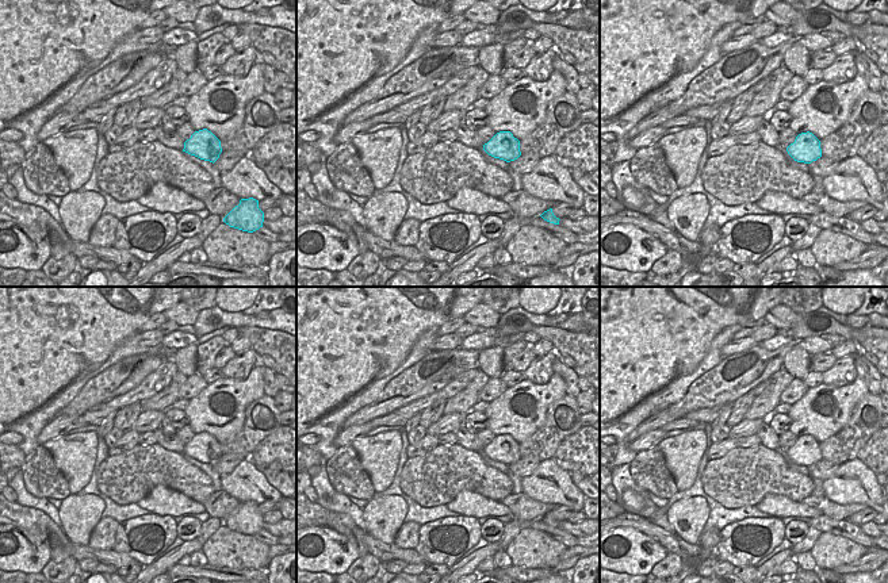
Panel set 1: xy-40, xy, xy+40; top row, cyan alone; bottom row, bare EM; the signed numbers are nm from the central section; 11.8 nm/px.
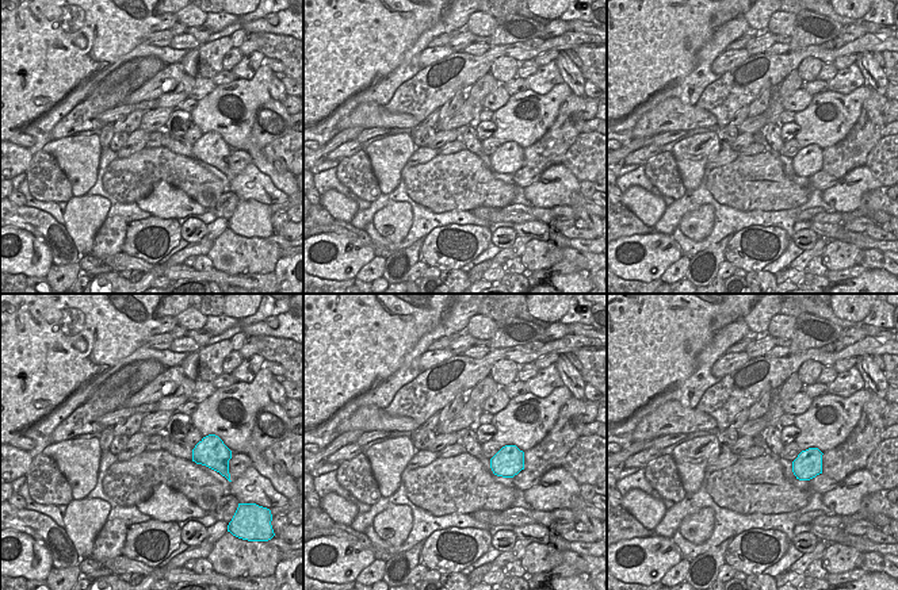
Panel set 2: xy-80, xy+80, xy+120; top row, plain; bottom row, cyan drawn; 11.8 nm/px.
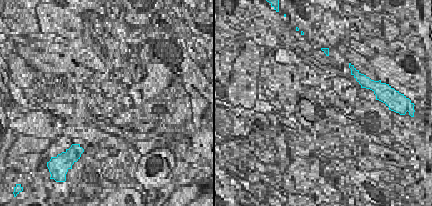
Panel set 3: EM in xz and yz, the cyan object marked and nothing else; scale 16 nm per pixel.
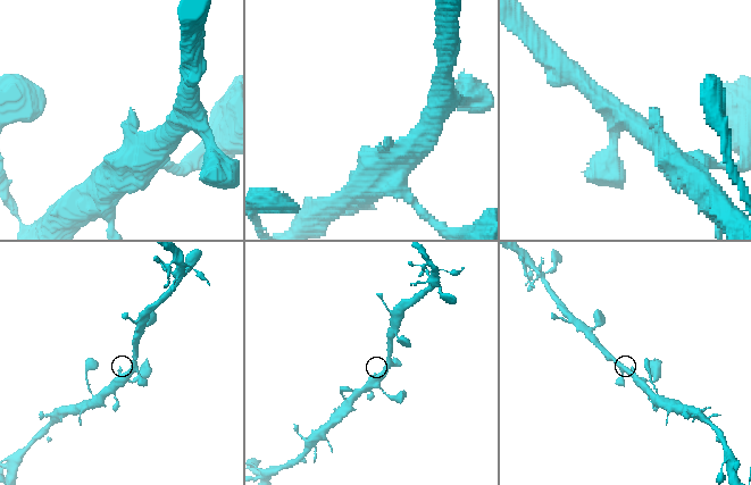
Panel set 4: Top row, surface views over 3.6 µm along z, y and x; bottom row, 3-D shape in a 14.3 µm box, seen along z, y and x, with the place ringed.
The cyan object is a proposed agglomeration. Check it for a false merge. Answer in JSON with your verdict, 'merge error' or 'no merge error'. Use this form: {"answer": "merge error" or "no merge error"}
{"answer": "no merge error"}

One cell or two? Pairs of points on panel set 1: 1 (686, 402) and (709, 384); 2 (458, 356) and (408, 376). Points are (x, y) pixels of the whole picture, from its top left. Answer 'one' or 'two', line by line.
1: one
2: one

